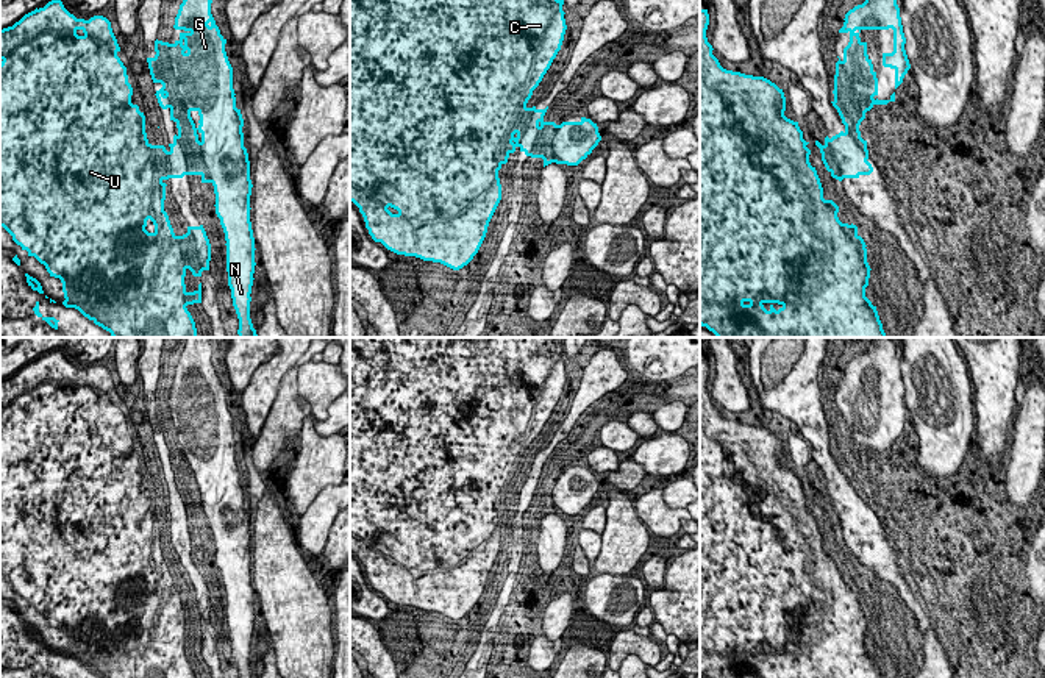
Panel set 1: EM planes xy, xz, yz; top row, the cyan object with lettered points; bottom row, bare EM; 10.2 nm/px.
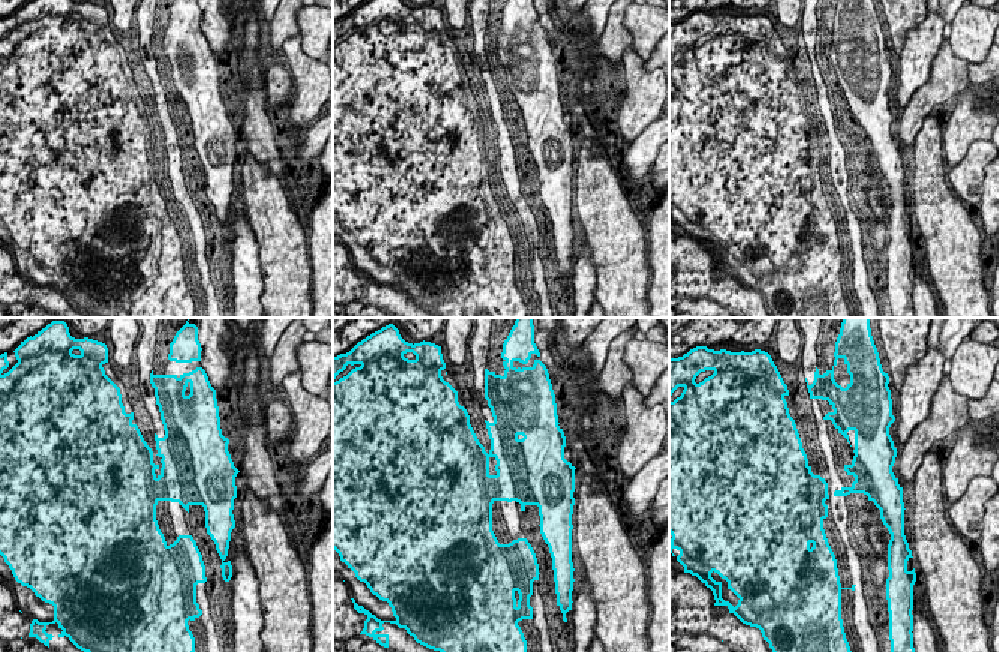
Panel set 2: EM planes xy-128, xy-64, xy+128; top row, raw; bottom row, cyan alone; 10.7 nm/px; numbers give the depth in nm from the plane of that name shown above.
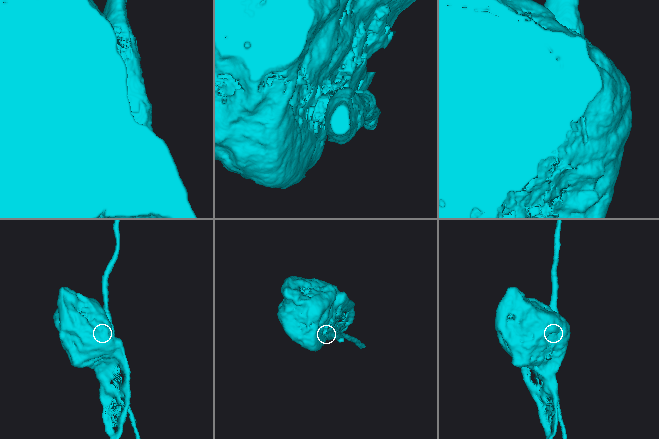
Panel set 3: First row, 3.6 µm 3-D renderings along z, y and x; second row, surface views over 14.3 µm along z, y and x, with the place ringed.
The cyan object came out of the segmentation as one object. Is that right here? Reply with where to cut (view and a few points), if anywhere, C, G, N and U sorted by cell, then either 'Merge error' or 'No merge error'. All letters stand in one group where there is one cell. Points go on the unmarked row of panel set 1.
Split along yz (845, 478), (856, 505), (848, 513), (833, 513), (827, 517). Groups: C U / G N. Merge error

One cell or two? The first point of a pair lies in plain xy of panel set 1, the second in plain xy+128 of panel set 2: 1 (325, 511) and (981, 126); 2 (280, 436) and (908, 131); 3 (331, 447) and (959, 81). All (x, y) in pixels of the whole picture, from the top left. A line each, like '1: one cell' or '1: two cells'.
1: two cells
2: one cell
3: two cells

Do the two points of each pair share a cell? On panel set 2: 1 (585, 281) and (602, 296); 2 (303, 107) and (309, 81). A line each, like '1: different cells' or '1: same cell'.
1: different cells
2: same cell

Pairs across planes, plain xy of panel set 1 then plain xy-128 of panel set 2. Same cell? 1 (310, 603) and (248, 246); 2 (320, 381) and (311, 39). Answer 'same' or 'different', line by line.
1: different
2: same

